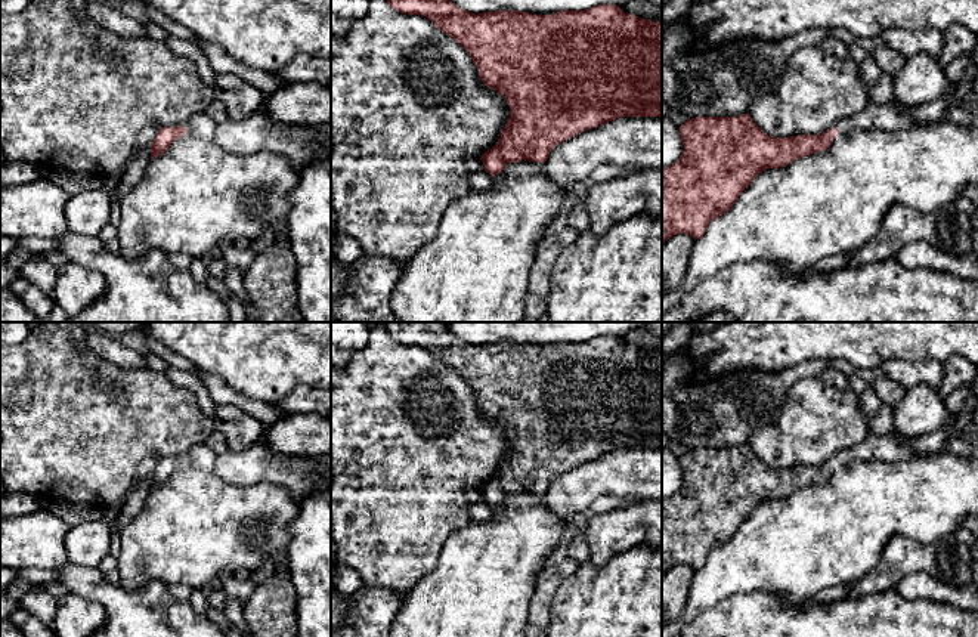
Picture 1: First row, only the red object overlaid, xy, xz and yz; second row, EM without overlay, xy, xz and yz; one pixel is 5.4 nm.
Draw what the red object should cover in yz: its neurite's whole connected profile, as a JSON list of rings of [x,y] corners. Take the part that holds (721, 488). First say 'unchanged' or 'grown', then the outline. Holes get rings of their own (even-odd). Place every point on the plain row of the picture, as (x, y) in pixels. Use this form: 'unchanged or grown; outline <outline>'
grown; outline [[[892,432],[886,436],[867,435],[858,445],[844,449],[833,460],[821,466],[798,466],[790,469],[774,469],[764,464],[749,445],[739,448],[694,448],[680,457],[684,482],[677,494],[662,500],[662,573],[685,565],[699,570],[711,551],[728,542],[752,511],[767,500],[779,500],[790,495],[796,489],[827,480],[838,464],[852,461],[900,461],[910,458],[912,451],[901,443],[901,435]]]

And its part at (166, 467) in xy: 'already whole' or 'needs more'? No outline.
needs more

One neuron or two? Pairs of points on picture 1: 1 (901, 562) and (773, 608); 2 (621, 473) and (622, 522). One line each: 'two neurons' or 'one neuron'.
1: two neurons
2: two neurons

